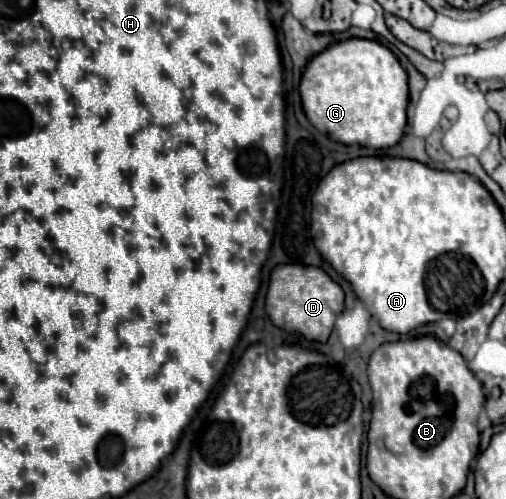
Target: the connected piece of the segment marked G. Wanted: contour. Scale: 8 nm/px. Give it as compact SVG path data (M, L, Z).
M349 38L327 46L307 64L299 92L309 122L341 144L389 148L403 136L409 102L407 72L395 54L375 40Z

